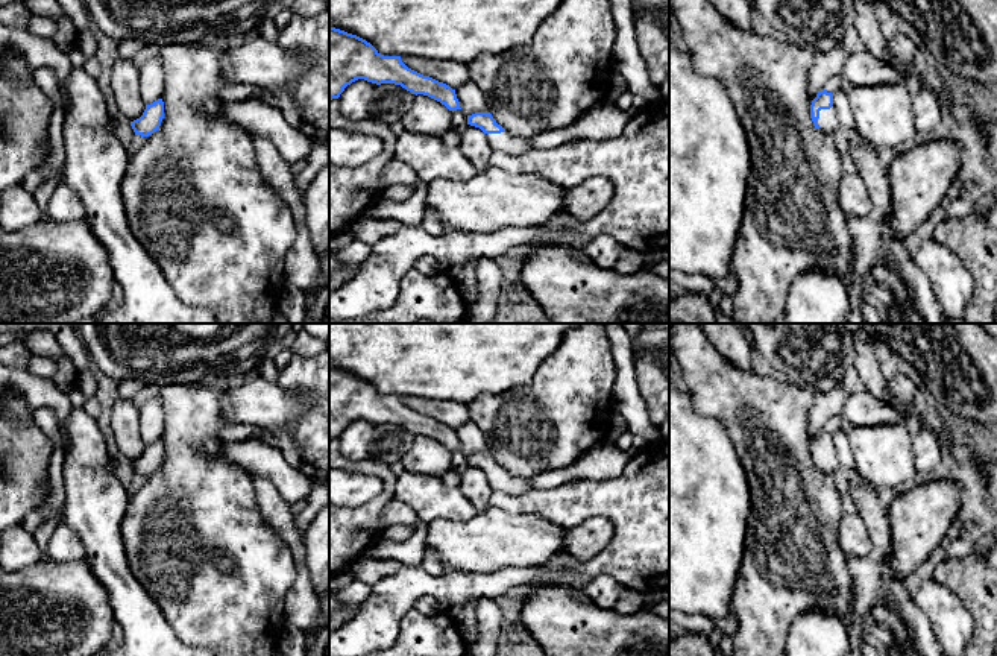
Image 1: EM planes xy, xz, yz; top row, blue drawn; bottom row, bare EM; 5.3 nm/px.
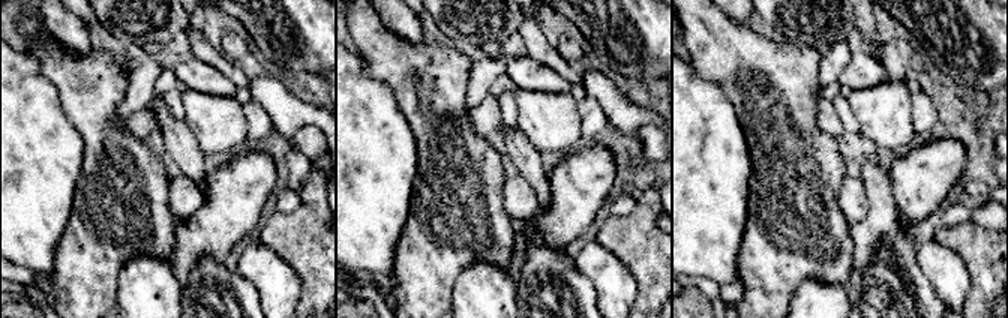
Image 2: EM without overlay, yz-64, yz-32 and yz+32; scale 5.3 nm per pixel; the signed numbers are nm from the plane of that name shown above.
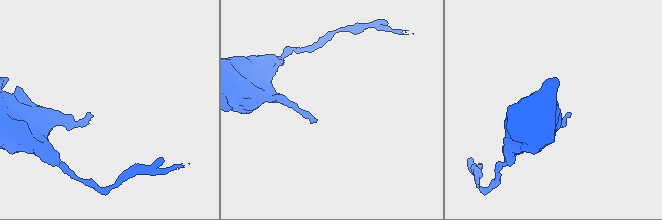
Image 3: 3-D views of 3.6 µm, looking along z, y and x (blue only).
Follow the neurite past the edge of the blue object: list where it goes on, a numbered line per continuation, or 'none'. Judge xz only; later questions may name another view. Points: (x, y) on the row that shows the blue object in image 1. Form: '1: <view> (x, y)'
1: xz (504, 141)

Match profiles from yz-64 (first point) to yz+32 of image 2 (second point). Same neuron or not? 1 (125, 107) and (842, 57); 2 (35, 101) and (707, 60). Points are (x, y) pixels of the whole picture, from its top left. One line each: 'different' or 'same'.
1: same
2: different

